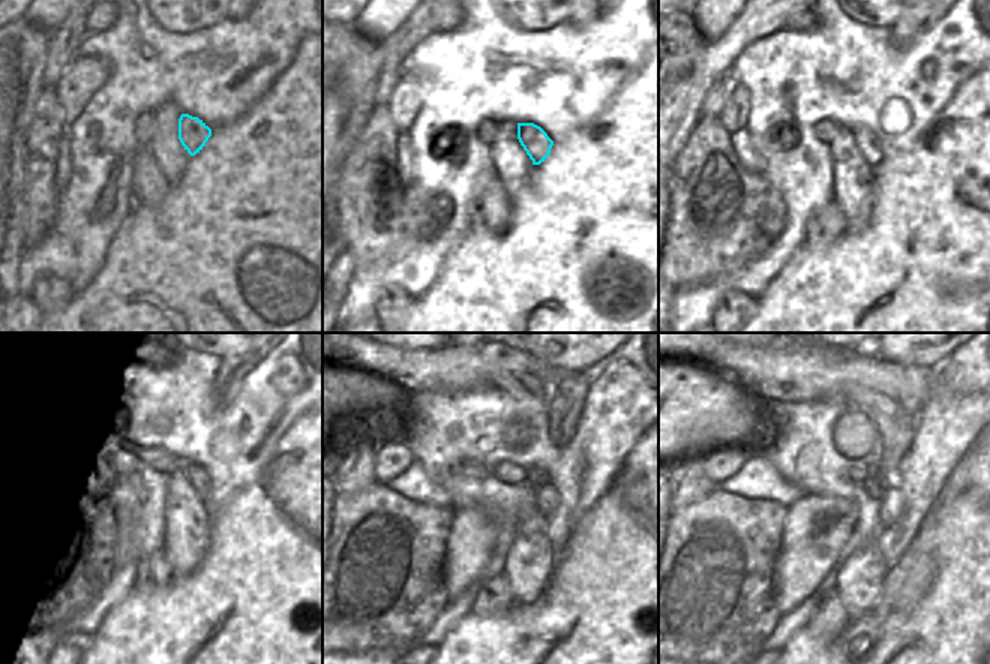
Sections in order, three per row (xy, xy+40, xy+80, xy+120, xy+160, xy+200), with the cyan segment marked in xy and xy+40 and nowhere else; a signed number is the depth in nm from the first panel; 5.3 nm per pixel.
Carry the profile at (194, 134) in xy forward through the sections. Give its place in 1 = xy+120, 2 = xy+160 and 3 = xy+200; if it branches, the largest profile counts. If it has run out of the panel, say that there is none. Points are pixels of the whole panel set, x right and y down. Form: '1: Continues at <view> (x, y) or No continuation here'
1: Continues at xy+120 (197, 475)
2: Continues at xy+160 (546, 498)
3: Continues at xy+200 (893, 502)

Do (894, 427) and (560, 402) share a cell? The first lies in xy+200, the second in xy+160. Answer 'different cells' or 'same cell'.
same cell

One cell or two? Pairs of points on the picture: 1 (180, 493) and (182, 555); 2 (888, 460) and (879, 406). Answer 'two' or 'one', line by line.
1: one
2: one

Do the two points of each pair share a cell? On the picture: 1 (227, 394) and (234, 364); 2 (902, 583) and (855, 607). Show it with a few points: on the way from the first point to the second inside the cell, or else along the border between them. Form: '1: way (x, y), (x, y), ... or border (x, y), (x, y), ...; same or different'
1: way (227, 387), (231, 372); same
2: border (890, 567), (876, 603), (855, 621); different

